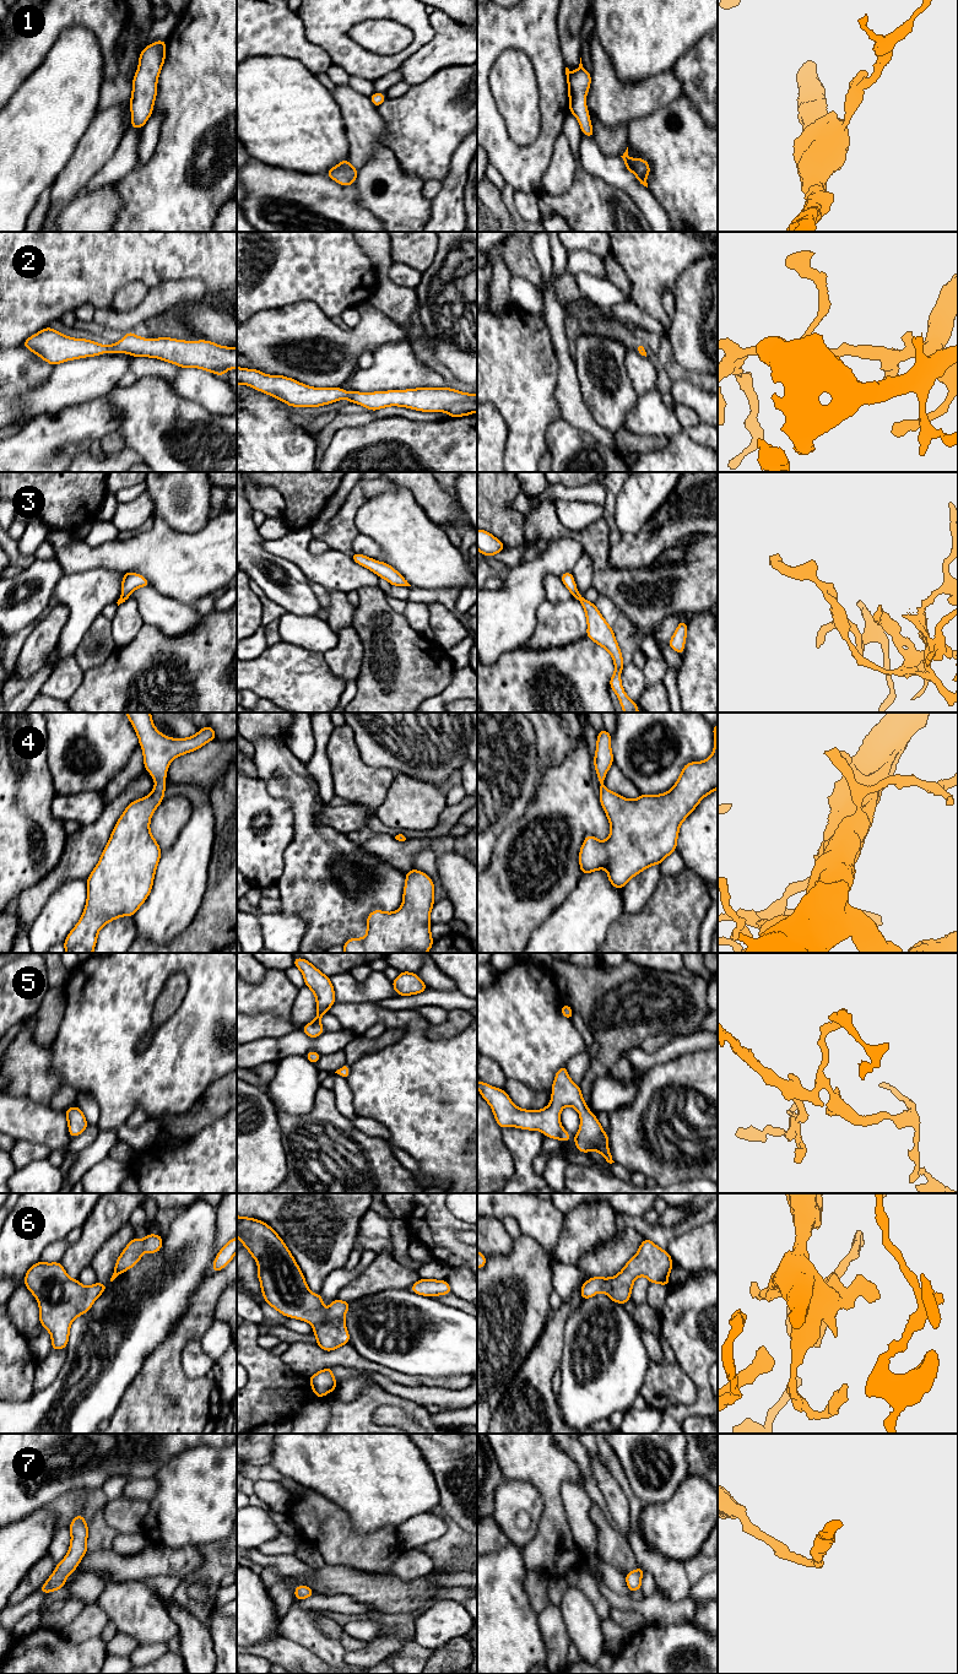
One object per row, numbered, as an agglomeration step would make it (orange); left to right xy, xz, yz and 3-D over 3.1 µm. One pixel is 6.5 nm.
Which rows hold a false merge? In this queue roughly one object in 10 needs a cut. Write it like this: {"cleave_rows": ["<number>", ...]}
{"cleave_rows": []}

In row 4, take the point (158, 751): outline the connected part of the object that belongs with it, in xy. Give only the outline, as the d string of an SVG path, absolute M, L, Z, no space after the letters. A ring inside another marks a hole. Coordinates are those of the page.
M125 713L129 717L144 753L145 769L156 781L150 795L131 802L118 819L99 862L87 878L87 901L77 925L64 941L65 953L93 953L99 930L108 922L134 916L152 890L156 868L161 858L161 847L151 835L150 822L155 809L164 798L167 770L173 759L197 751L217 736L211 726L188 738L171 738L153 725L151 713Z

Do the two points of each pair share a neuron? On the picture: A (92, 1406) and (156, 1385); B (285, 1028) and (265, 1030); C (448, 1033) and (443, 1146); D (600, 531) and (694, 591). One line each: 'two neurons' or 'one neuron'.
A: two neurons
B: one neuron
C: two neurons
D: one neuron

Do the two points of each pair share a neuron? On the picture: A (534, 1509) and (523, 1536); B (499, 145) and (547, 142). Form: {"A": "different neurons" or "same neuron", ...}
{"A": "same neuron", "B": "same neuron"}

